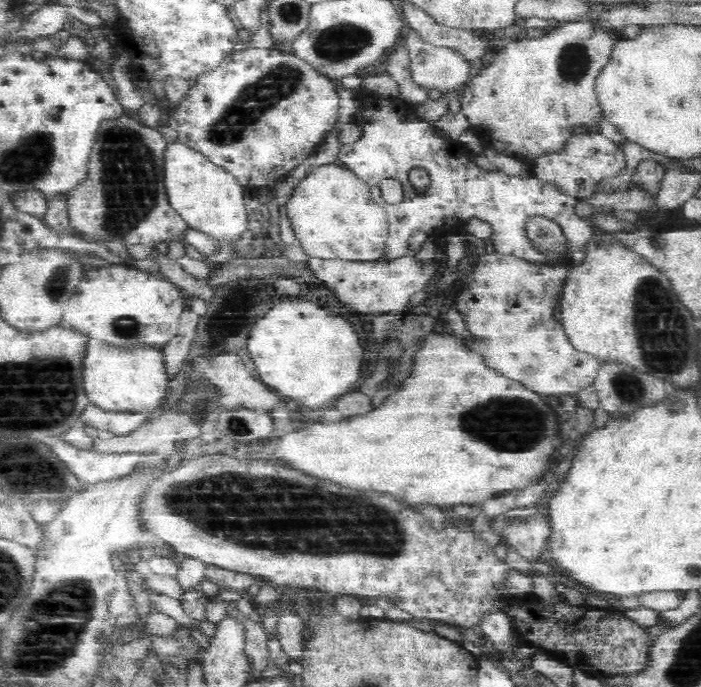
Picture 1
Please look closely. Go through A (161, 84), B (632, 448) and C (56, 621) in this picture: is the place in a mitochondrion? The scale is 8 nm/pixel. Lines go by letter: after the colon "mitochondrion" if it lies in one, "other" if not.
A: other
B: other
C: mitochondrion

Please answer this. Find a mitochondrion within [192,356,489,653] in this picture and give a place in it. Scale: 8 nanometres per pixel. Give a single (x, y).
(237, 427)

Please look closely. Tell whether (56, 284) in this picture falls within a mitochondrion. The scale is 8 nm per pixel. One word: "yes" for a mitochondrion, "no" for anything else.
yes

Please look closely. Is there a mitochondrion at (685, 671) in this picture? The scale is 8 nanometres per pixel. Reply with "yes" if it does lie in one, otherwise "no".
yes

